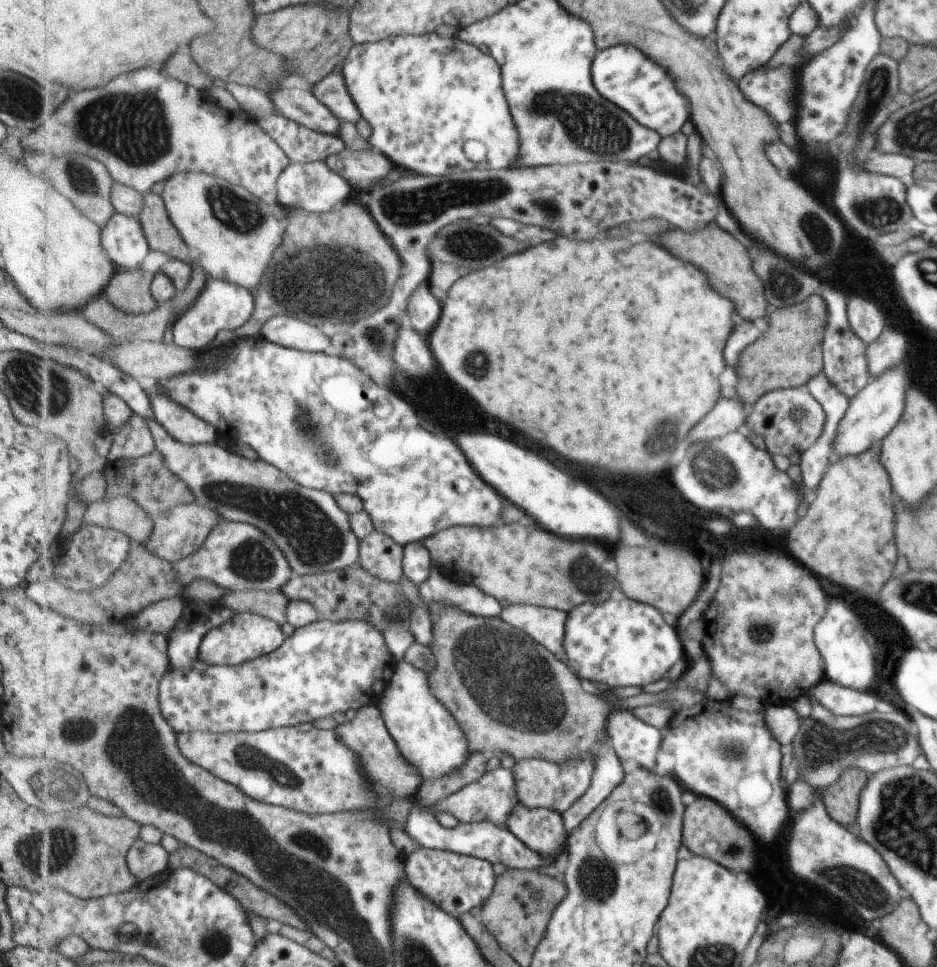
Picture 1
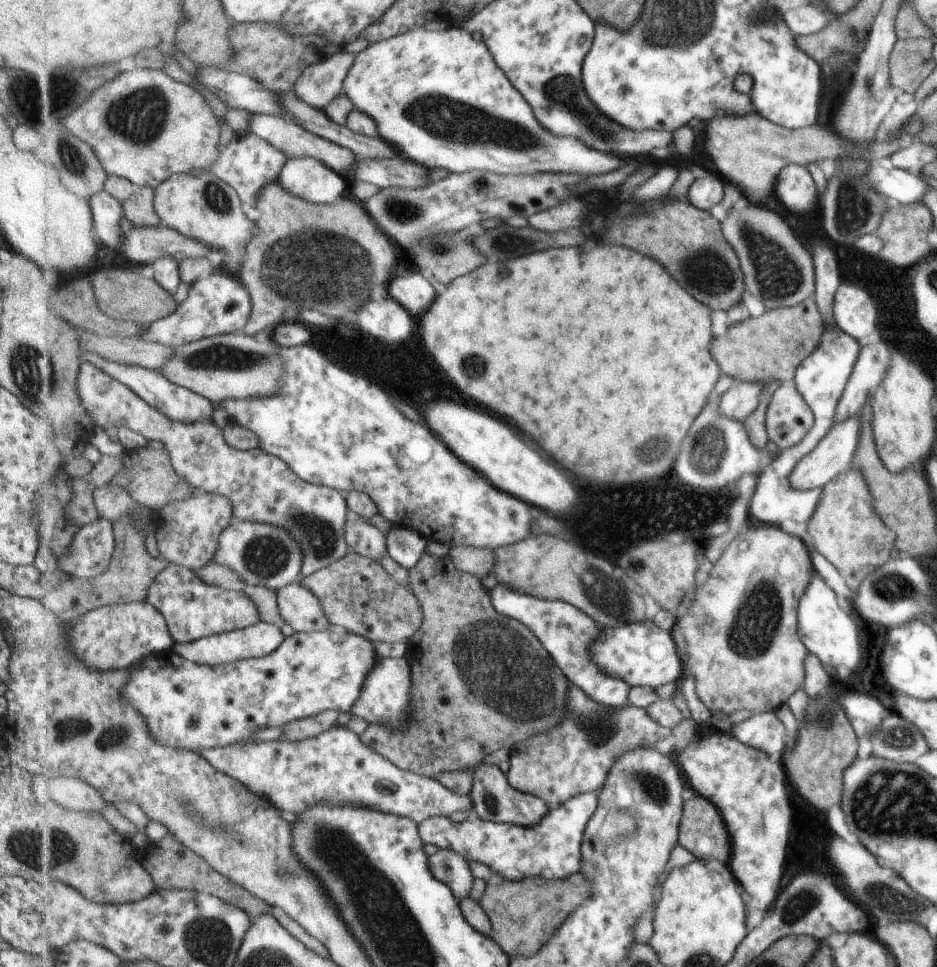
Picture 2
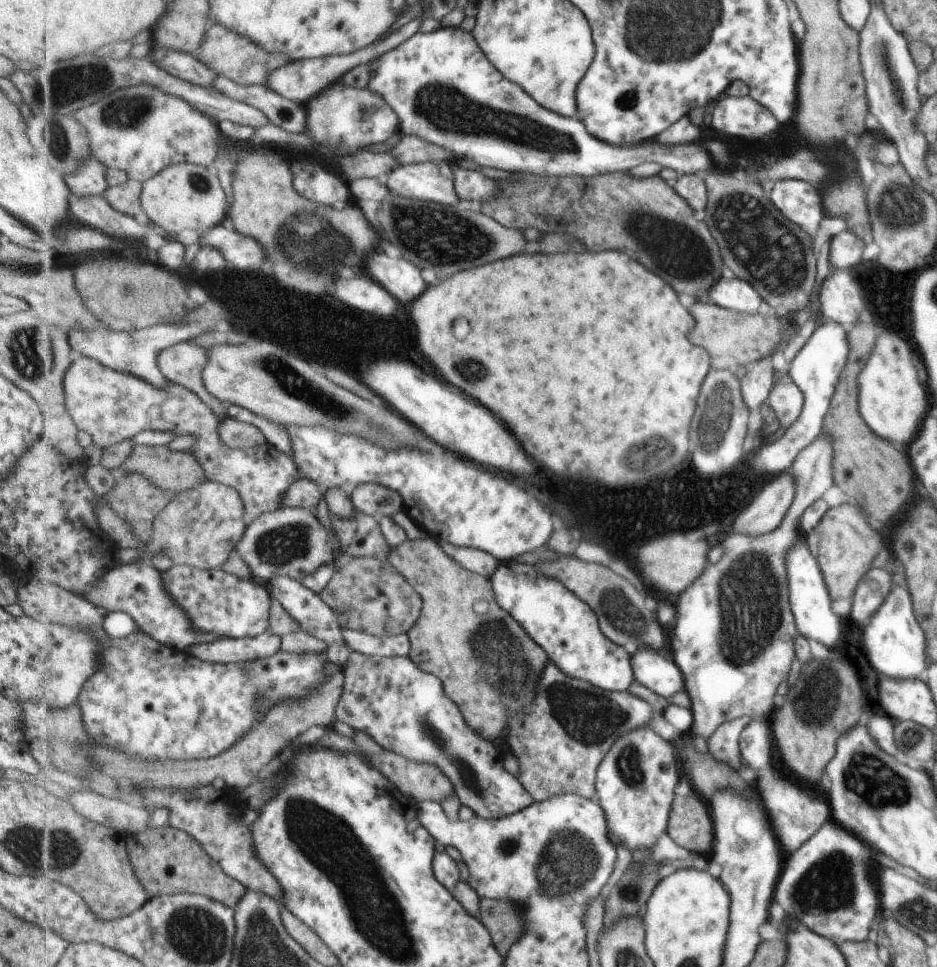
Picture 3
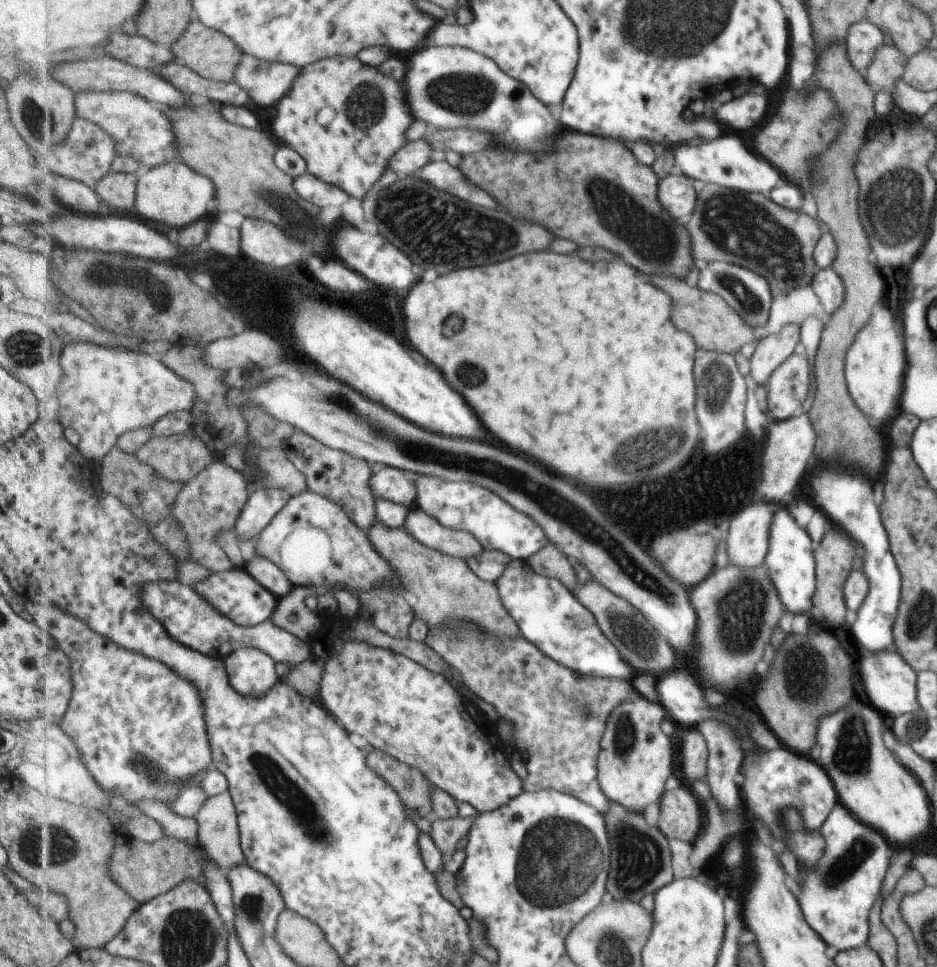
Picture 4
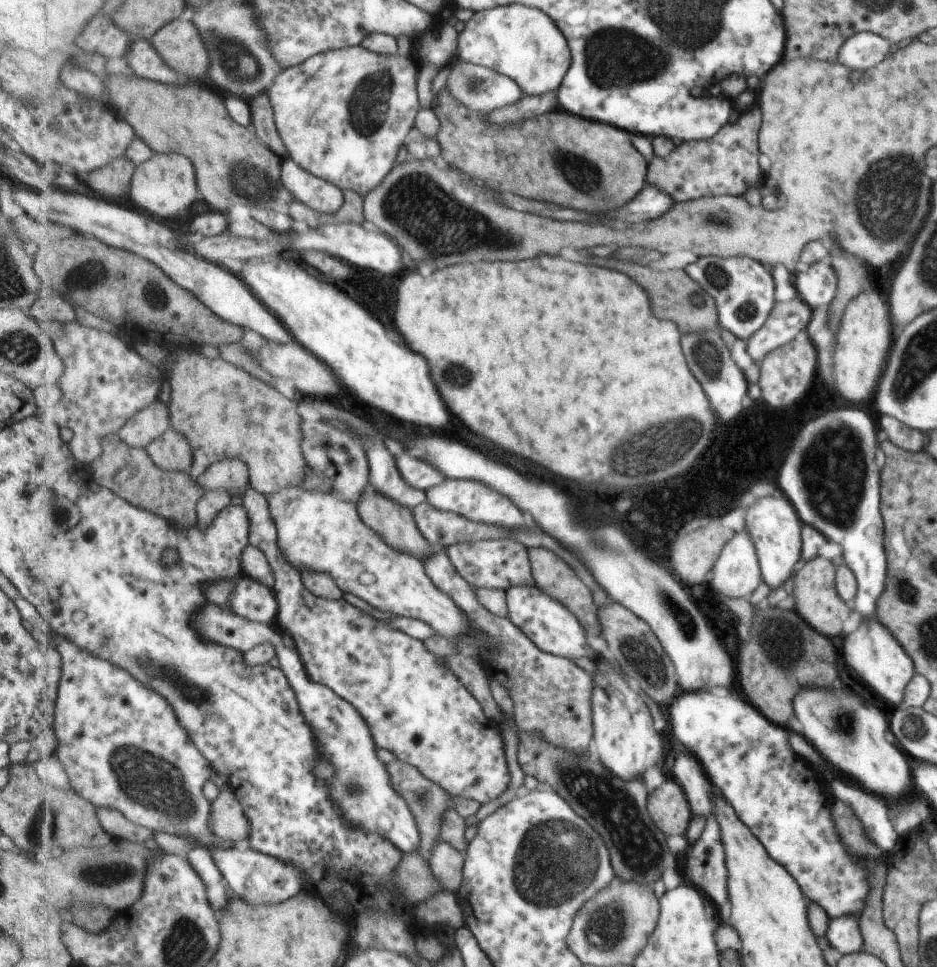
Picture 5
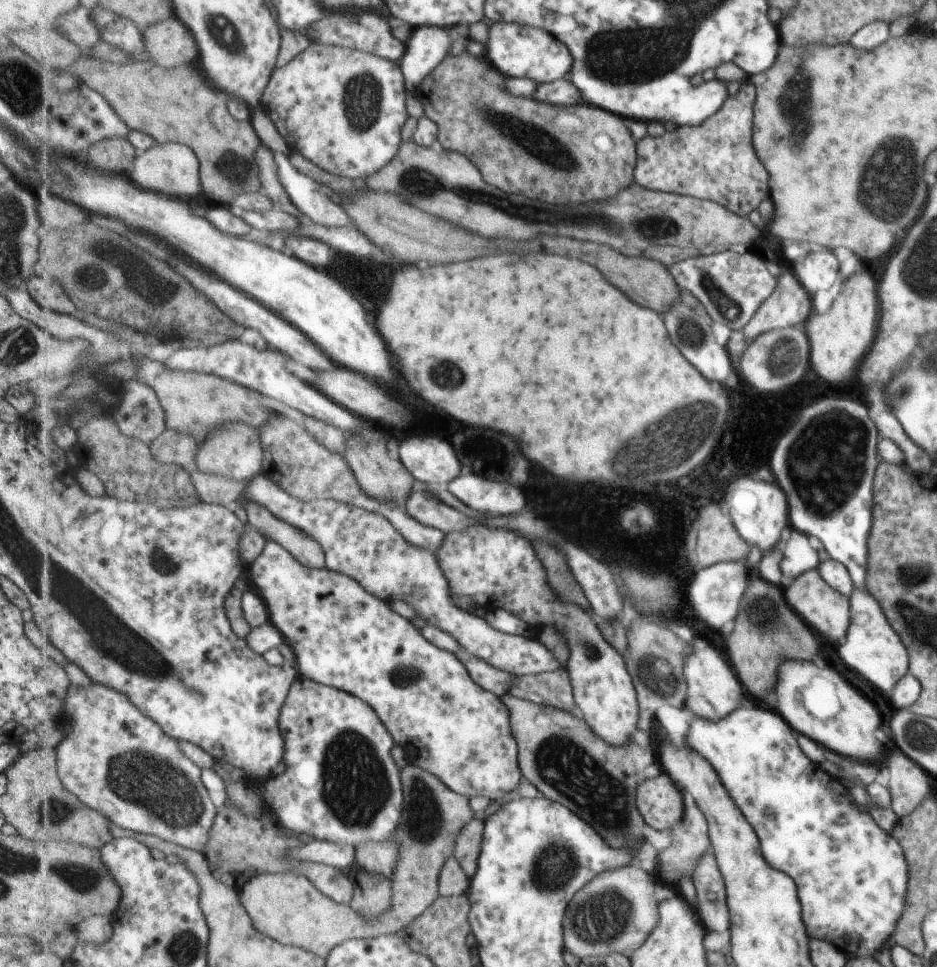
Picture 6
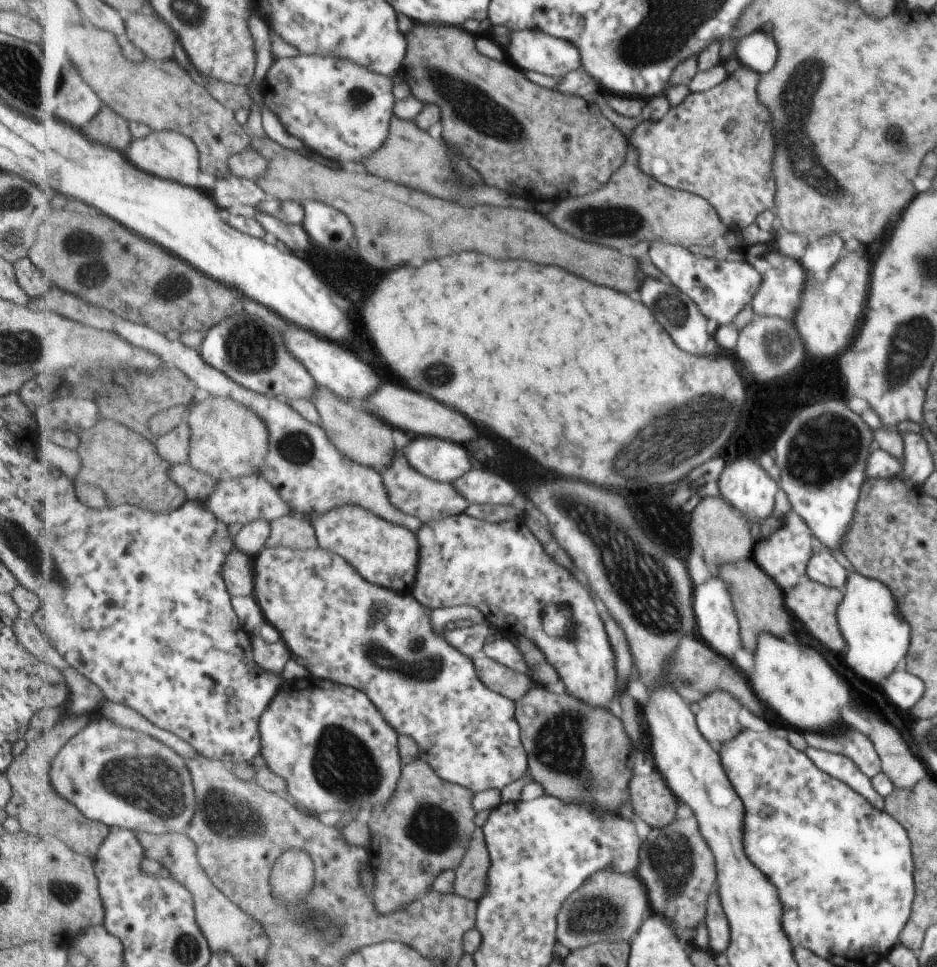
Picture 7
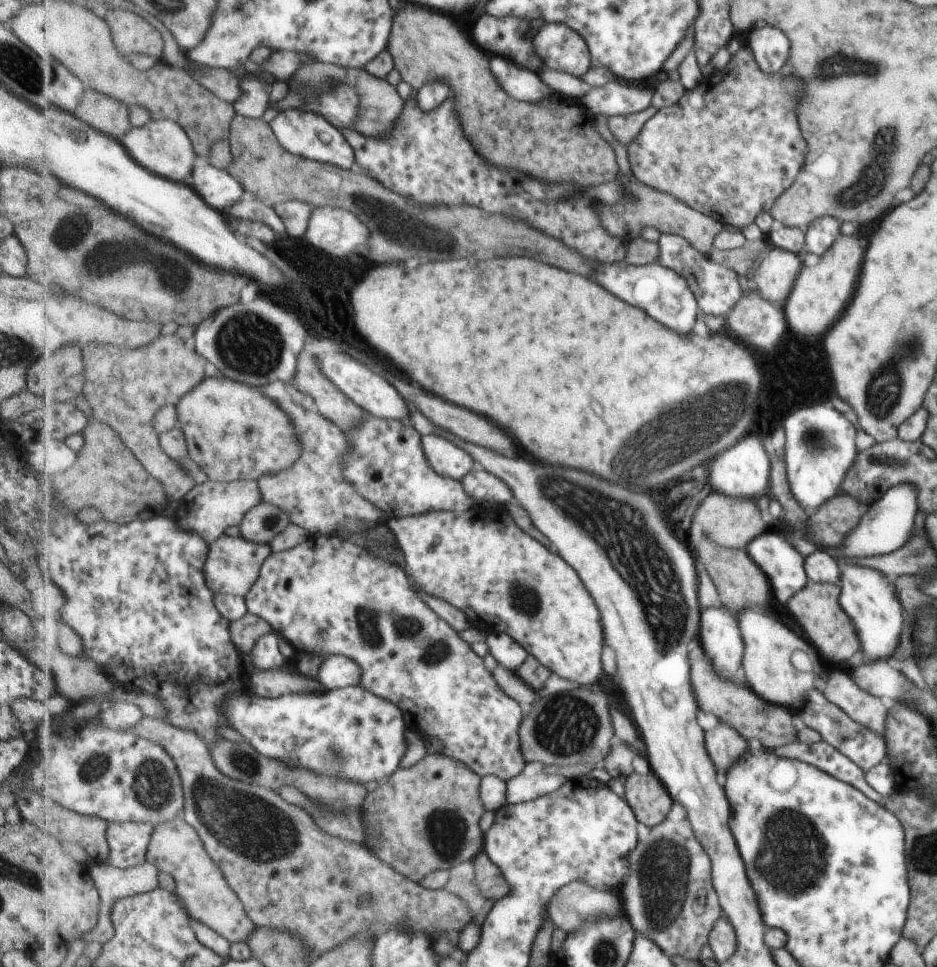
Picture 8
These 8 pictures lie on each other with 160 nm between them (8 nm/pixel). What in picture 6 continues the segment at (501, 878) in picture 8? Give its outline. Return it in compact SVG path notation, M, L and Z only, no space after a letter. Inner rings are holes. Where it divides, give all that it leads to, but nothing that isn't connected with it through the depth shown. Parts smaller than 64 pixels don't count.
M473 819L458 837L455 857L471 881L478 871L478 862L482 853L485 823Z

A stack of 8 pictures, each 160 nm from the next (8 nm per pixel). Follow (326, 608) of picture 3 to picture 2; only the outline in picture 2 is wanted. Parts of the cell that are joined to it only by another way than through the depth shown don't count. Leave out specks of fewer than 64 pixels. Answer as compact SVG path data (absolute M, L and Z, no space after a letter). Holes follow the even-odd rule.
M297 581L278 591L281 615L296 632L313 632L327 625L319 598Z

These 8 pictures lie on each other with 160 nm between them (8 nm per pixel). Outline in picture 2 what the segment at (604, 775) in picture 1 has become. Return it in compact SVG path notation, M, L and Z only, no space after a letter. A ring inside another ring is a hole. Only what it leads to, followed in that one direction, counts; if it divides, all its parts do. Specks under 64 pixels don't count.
M600 791L587 792L577 795L554 809L549 809L549 816L545 816L537 826L515 826L515 824L501 824L488 821L479 816L467 818L462 822L453 822L449 818L437 816L429 818L419 825L423 842L434 845L439 849L450 849L463 855L468 860L474 860L487 866L495 874L503 874L507 880L523 880L533 876L545 880L566 880L569 876L581 873L583 870L583 842L585 830L589 820L596 814L599 805Z

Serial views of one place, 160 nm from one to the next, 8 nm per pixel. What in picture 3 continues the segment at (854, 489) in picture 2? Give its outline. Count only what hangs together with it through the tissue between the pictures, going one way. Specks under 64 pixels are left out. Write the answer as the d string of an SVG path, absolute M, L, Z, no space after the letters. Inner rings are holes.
M841 504L839 508L829 508L814 531L819 535L815 557L819 562L828 594L832 600L851 599L860 578L870 569L873 552L881 544L881 536L863 520L859 508L853 504Z

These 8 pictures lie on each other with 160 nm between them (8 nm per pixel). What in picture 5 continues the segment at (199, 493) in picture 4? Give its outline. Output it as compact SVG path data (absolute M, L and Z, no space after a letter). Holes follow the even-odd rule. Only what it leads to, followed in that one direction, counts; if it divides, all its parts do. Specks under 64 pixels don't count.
M223 459L212 464L199 477L198 483L207 491L229 489L244 489L250 486L250 470L243 459Z

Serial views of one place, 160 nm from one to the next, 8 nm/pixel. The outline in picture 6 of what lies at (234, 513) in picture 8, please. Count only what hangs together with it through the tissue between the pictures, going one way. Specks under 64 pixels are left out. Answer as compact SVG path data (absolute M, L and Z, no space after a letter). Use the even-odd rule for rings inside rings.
M265 474L248 481L244 493L238 496L235 503L241 512L245 500L264 506L277 518L313 535L324 548L327 568L349 575L371 594L387 602L403 598L411 600L413 594L413 604L419 617L423 616L429 624L446 630L462 644L463 649L495 668L523 677L557 671L567 666L567 663L561 663L554 657L543 642L498 631L482 616L455 604L436 554L409 542L381 513L333 499L302 501Z

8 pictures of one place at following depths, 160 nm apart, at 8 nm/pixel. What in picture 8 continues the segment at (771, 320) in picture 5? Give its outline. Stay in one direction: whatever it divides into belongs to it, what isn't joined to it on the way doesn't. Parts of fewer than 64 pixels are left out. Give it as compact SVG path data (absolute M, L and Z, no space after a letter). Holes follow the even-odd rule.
M775 247L762 253L752 287L763 300L781 306L801 267L801 255Z

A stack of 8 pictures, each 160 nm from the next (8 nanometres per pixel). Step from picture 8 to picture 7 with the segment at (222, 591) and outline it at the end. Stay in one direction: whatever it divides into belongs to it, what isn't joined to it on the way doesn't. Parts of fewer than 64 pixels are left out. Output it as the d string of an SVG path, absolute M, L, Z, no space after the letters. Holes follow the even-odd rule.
M236 546L224 562L224 579L233 597L251 597L254 594L253 567L255 557Z

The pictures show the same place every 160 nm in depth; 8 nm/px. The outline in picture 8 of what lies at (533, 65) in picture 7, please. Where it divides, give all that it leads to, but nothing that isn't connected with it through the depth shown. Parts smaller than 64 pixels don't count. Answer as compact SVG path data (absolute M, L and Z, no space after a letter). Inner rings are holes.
M546 23L533 42L547 68L582 78L595 64L586 38L565 23Z

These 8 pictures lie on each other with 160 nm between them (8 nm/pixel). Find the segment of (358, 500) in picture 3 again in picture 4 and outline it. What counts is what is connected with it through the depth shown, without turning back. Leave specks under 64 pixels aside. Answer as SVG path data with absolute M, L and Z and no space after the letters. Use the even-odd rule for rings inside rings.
M386 466L372 476L371 486L376 500L379 497L404 504L409 508L417 505L418 486L415 474Z

